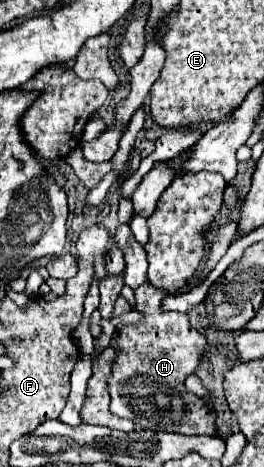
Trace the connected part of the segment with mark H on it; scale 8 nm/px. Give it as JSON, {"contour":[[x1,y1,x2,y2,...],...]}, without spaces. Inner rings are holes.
{"contour":[[228,221,220,227,218,239,220,243,210,245,210,255,206,265,202,267,200,275,192,279,186,287,178,291,164,291,148,281,134,289,136,297,136,311,142,313,142,321,134,325,118,325,116,333,112,335,112,349,118,353,118,357,112,363,112,373,108,377,108,393,110,393,110,411,118,417,130,419,140,429,150,431,168,431,168,433,180,433,180,435,210,435,210,437,224,437,224,433,216,427,216,413,210,409,210,405,196,405,196,395,184,389,184,381,190,373,196,371,200,365,200,357,206,353,208,343,202,333,190,327,188,315,178,311,162,311,160,303,168,295,180,295,190,289,194,289,200,281,208,277,208,273,216,267,216,263,222,259,222,255,228,251,232,237,236,235,234,221]]}

